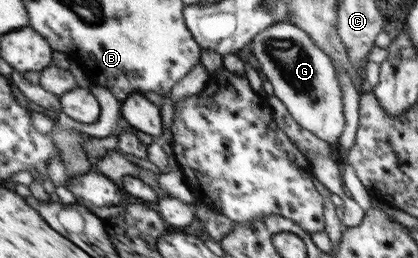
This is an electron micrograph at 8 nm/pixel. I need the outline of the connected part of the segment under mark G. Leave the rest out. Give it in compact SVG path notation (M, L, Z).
M276 23L264 28L264 31L254 35L251 40L254 58L258 60L258 70L272 85L273 96L284 106L294 122L311 132L316 138L332 144L340 139L346 127L346 116L343 112L344 95L341 93L339 78L330 60L326 60L326 52L319 49L306 36L306 32L291 23Z

